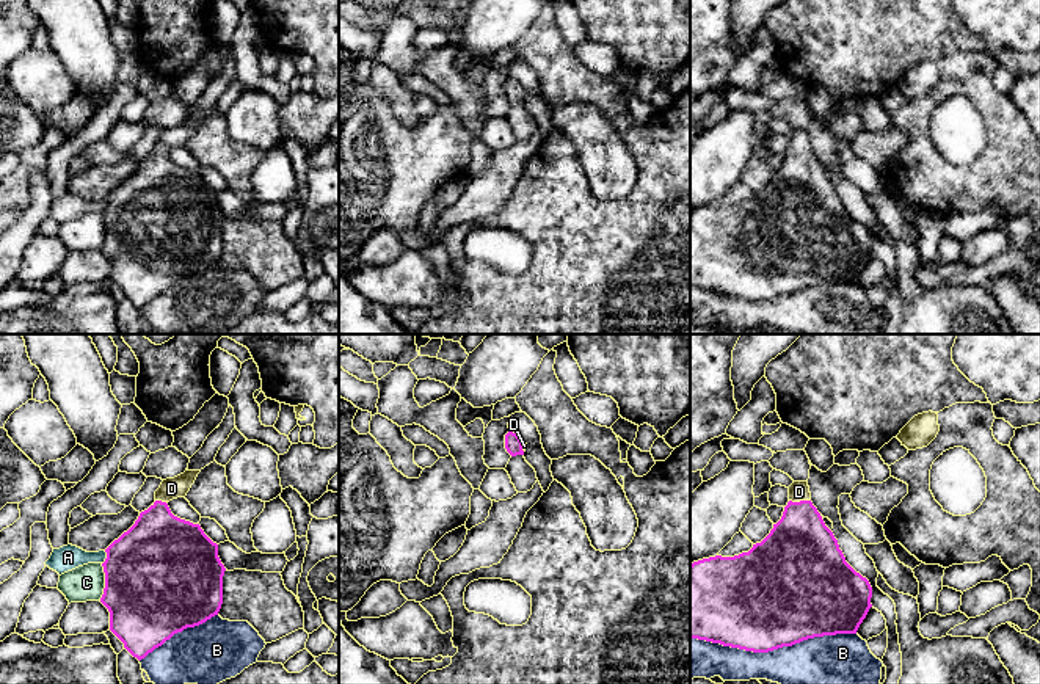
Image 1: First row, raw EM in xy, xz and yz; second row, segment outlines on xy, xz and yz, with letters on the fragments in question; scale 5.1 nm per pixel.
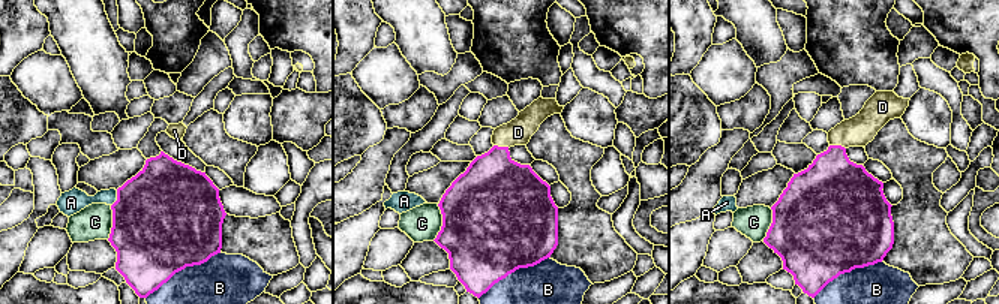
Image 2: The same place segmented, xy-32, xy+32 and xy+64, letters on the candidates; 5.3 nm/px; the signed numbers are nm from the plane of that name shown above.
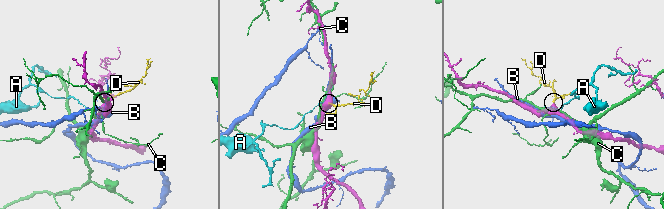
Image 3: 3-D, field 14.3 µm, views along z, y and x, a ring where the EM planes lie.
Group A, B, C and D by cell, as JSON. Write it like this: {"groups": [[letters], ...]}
{"groups": [["A"], ["B"], ["C"], ["D"]]}

